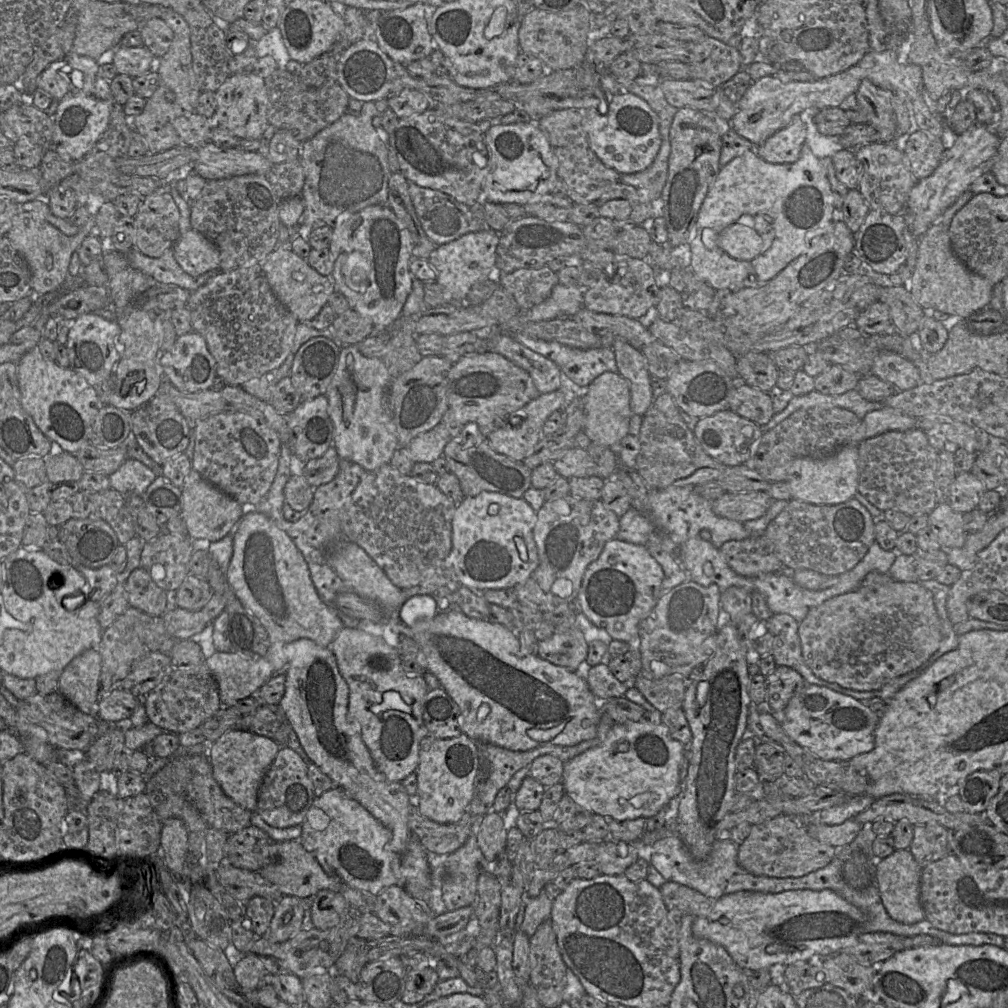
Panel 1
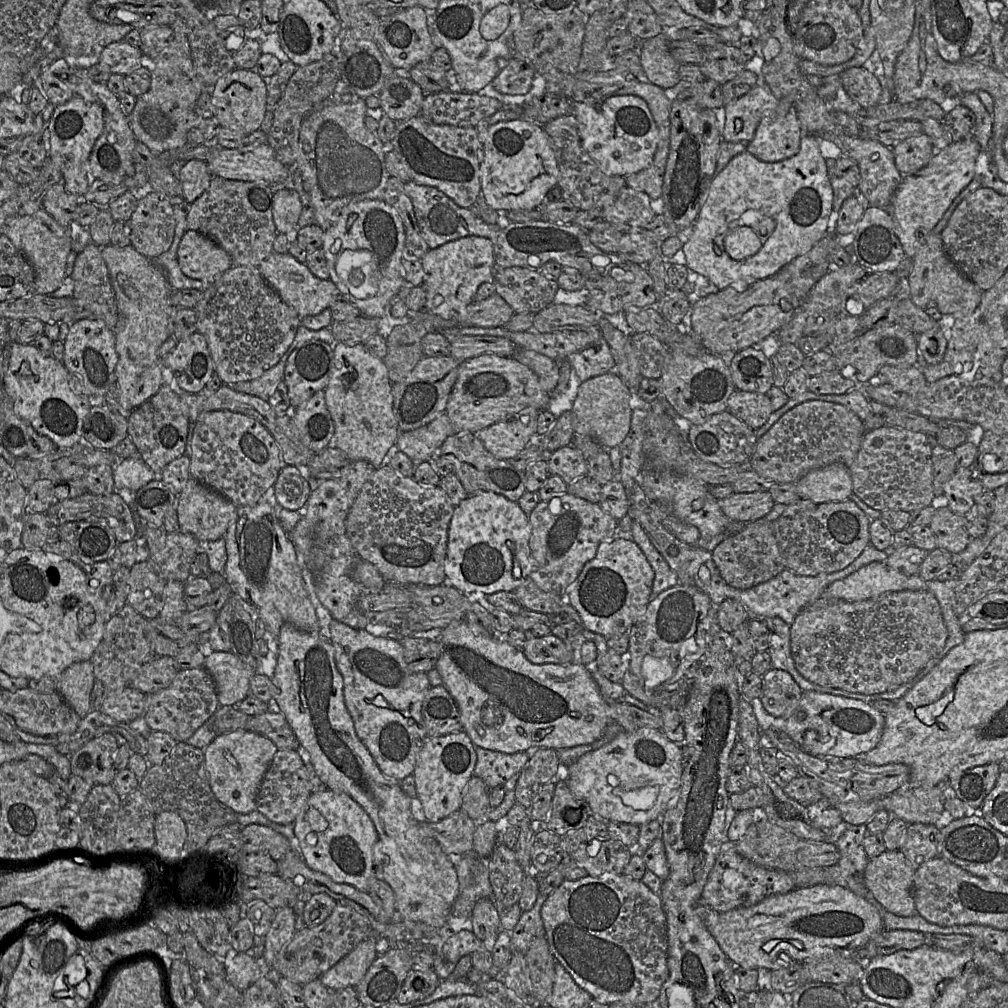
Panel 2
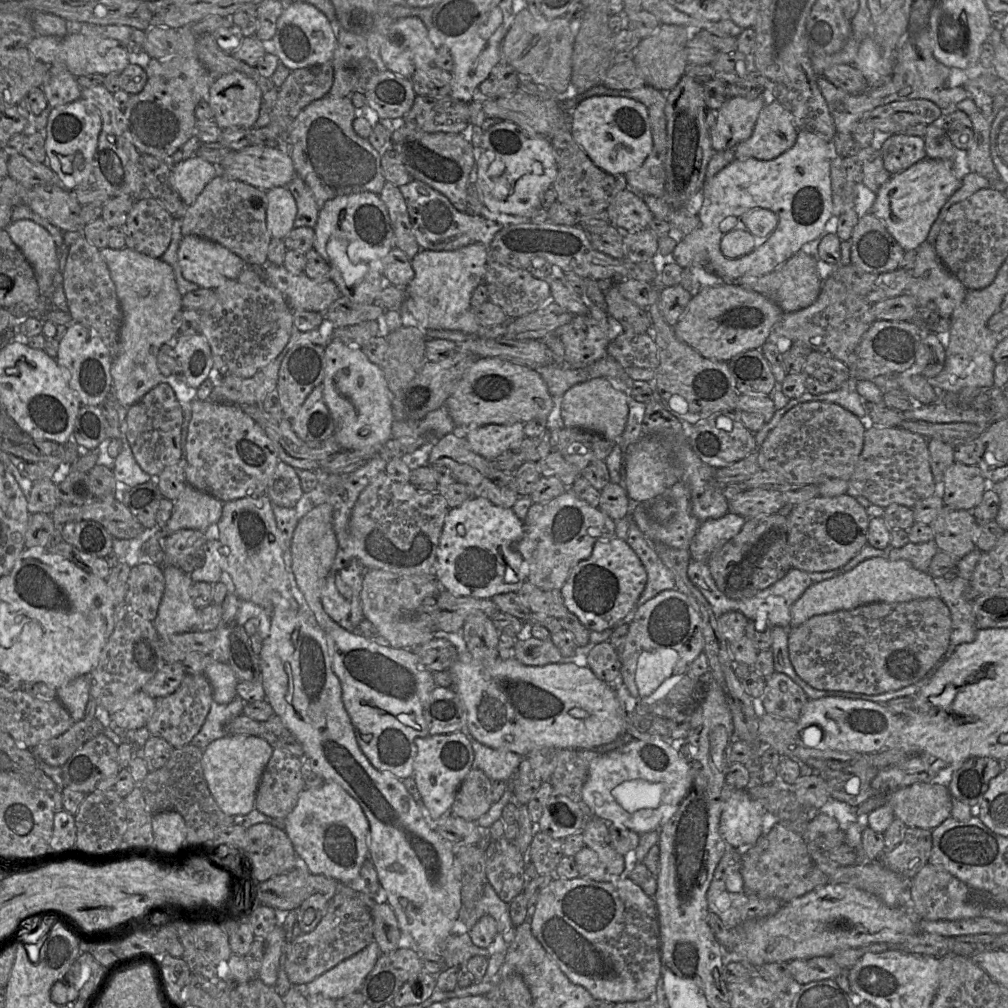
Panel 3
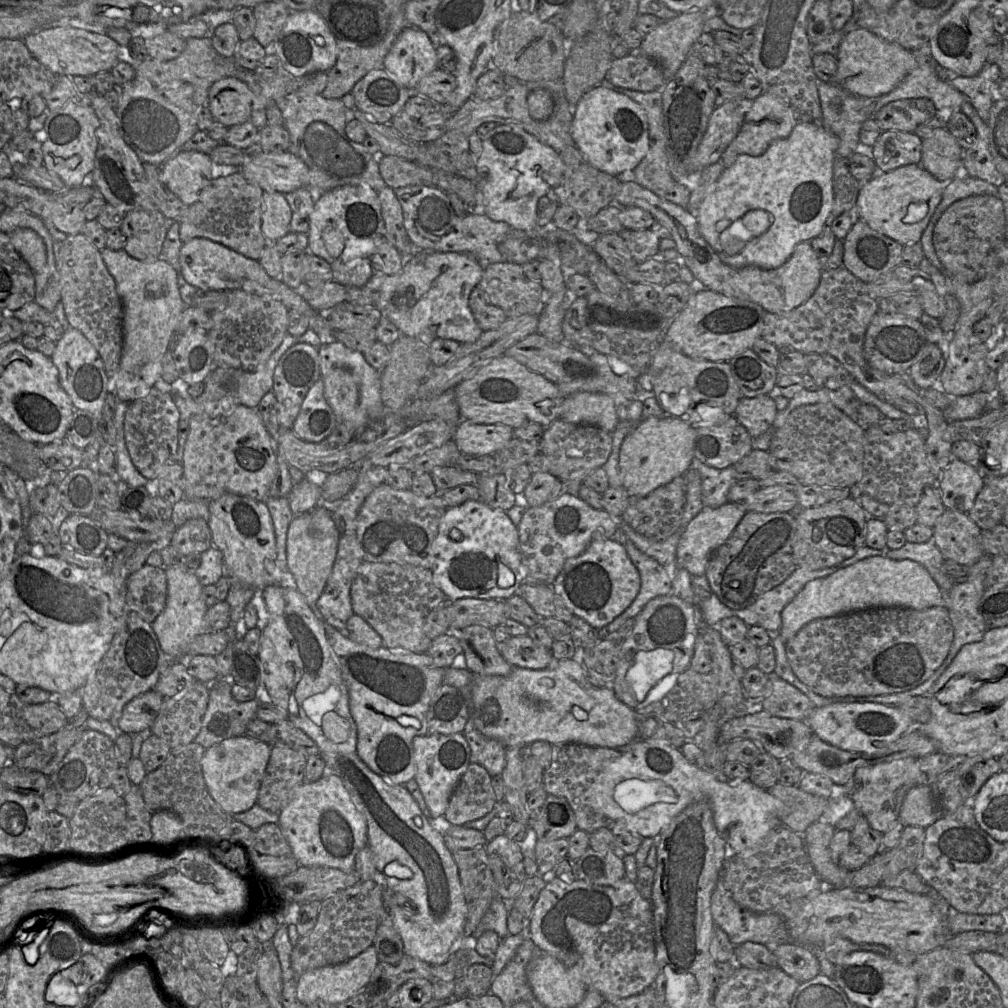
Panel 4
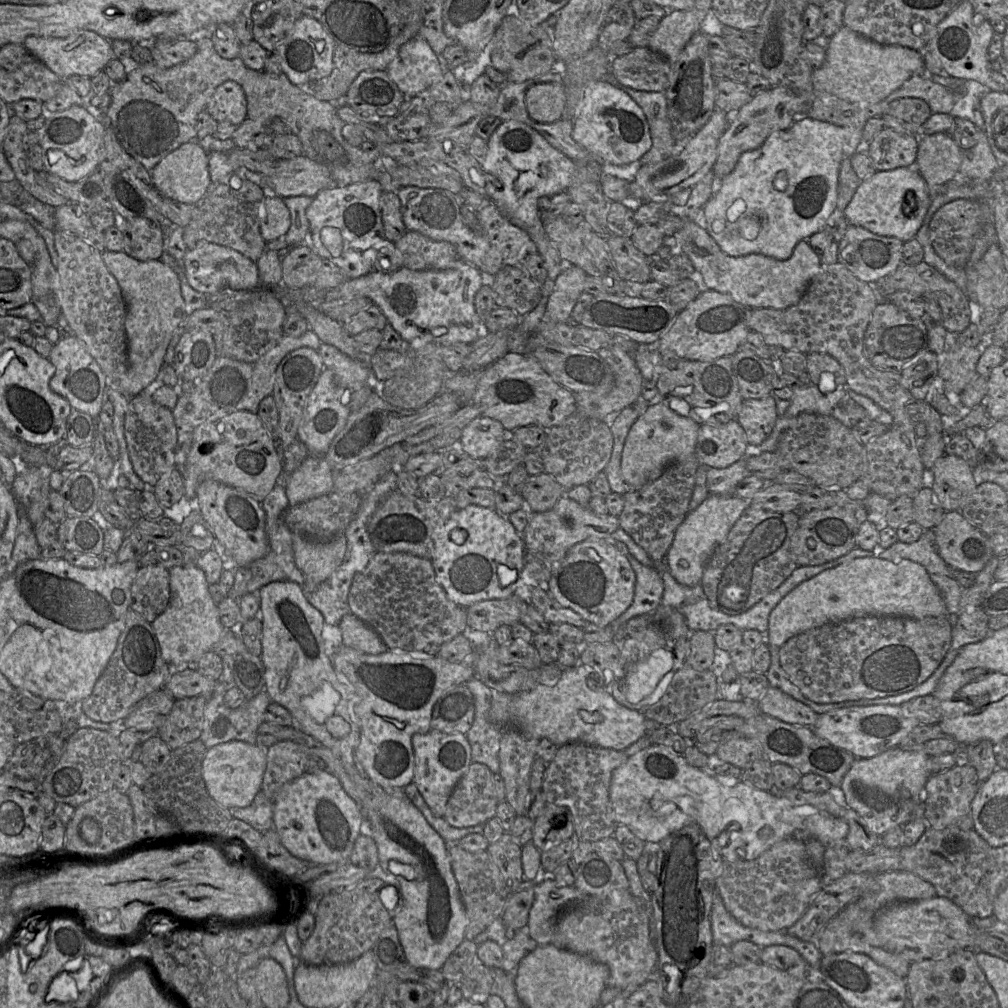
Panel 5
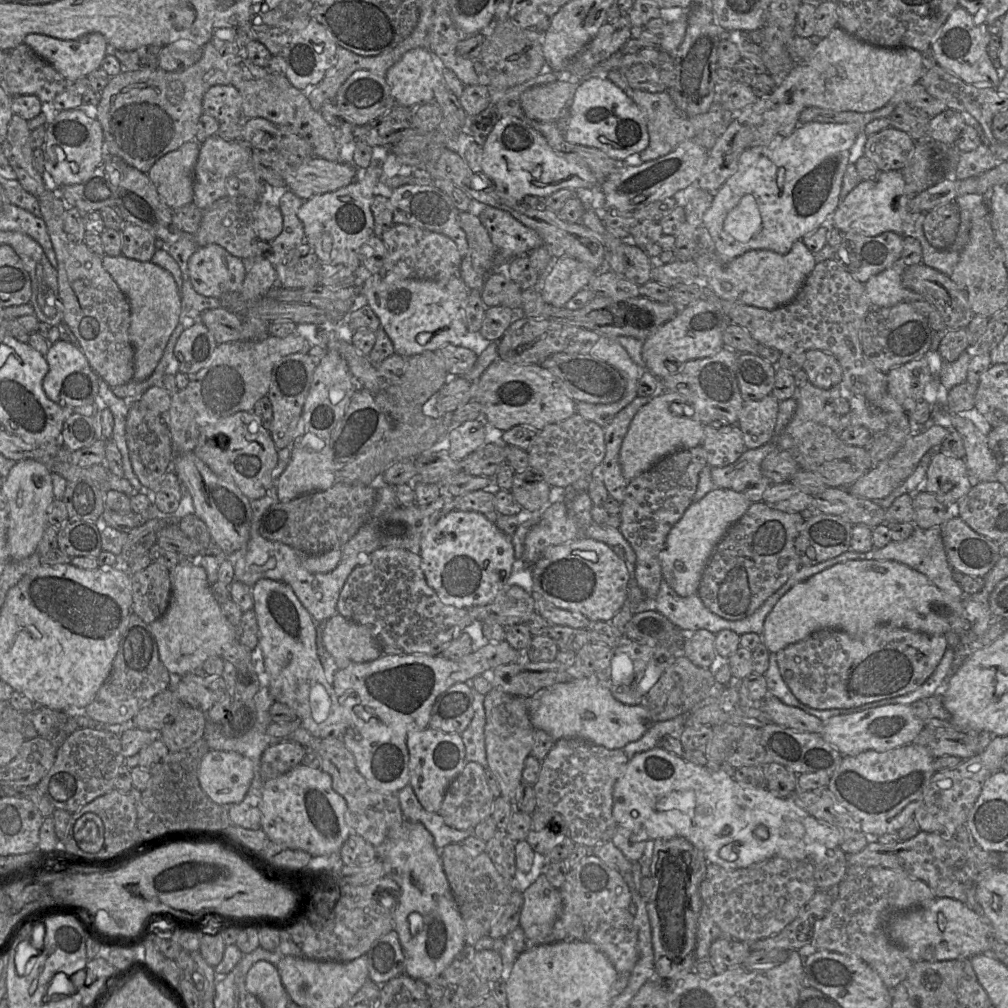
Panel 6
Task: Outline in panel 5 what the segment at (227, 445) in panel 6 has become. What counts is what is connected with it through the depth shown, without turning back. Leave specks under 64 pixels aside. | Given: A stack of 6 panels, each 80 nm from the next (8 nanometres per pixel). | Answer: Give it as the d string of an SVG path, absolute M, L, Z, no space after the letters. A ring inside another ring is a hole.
M240 410L196 427L184 469L184 494L194 498L201 482L214 480L239 488L261 503L282 473L283 462L263 422L256 413Z

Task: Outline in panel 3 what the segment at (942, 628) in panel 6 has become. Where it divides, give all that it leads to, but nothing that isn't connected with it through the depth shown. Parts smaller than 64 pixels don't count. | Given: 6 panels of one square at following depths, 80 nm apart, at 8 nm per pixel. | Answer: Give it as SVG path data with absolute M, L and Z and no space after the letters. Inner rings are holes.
M873 557L862 561L848 572L810 586L791 607L789 628L798 627L816 615L852 610L862 605L938 597L939 590L928 572L915 569L907 560L891 561L884 557Z

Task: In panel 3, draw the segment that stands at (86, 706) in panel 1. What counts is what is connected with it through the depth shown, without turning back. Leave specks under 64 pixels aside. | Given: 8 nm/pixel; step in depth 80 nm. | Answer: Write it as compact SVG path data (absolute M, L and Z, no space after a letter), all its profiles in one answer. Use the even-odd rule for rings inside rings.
M88 675L76 677L57 688L56 698L69 712L74 722L84 719L87 702L90 698Z

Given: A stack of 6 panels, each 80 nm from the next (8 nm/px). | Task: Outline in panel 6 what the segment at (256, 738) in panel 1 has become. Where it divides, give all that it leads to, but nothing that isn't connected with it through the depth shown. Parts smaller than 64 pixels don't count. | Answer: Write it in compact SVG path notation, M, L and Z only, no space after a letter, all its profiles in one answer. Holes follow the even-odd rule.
M209 750L198 769L202 790L220 805L242 802L253 777L254 763L236 752Z

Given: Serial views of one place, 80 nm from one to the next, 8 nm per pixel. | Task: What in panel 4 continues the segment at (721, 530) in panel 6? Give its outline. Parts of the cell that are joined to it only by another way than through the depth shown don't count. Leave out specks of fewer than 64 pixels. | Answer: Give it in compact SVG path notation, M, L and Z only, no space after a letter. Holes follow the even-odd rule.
M727 502L716 508L704 506L681 535L676 553L678 568L694 576L704 575L710 558L729 539L746 512L741 502Z

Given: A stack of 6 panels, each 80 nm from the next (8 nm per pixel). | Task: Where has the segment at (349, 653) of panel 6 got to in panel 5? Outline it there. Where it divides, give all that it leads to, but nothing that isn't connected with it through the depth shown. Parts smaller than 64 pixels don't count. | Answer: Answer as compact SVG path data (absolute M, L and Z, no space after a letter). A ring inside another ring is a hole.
M354 614L344 615L338 626L342 645L370 655L379 655L388 650L379 634Z

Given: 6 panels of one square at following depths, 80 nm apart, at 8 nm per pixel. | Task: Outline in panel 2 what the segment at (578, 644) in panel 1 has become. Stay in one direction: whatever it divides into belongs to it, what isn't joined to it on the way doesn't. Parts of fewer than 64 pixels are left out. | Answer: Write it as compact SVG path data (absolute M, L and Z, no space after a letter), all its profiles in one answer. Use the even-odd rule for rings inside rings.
M554 635L533 638L526 641L522 652L533 664L571 664L573 650Z

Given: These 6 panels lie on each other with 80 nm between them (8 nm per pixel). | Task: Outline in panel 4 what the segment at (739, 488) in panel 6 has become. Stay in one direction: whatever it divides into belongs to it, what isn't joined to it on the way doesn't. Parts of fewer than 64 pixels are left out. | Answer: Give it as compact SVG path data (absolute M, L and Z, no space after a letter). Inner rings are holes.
M694 457L690 468L695 469L700 475L703 506L716 508L729 502L728 491L737 481L734 467L713 468Z

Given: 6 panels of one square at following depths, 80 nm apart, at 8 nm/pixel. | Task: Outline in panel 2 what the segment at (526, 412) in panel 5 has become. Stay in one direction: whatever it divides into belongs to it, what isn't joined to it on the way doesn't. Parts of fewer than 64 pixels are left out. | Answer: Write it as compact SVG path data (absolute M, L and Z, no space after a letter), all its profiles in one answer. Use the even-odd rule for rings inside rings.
M484 354L465 360L460 365L458 377L450 394L445 413L452 424L453 434L460 433L461 431L477 433L525 408L547 410L549 400L550 393L543 390L537 375L515 357Z

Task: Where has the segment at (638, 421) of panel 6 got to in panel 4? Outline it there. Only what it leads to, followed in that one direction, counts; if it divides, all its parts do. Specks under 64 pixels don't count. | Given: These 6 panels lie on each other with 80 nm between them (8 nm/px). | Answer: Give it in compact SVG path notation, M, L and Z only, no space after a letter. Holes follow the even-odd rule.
M670 415L649 417L638 422L620 449L621 479L628 495L645 497L656 488L684 475L694 458L695 437L696 428Z

